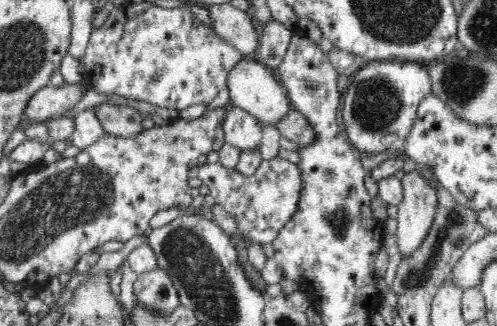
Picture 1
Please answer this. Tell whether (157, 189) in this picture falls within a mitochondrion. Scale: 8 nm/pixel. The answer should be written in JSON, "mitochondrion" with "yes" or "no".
{"mitochondrion":"no"}

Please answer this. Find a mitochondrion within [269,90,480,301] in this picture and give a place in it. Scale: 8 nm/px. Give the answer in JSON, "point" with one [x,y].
{"point":[452,232]}

